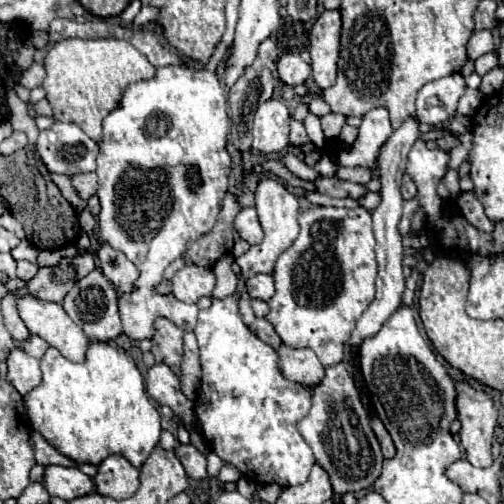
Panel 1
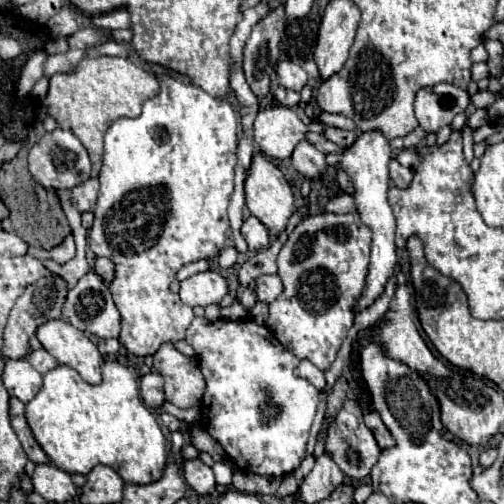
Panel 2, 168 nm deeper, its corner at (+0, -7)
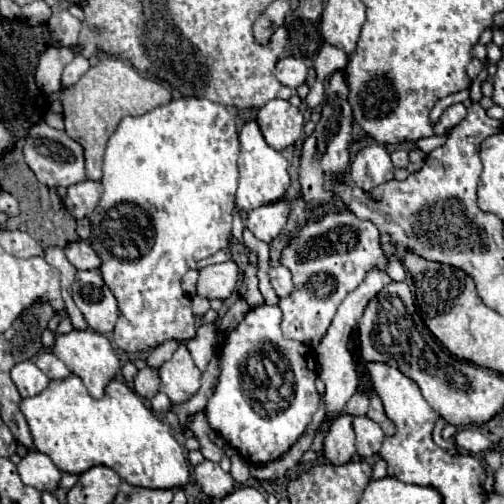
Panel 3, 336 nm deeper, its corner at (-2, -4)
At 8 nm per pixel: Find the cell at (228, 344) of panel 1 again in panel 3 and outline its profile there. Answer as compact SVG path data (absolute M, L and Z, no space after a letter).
M278 306L252 308L246 318L226 336L220 350L220 376L212 398L206 404L206 418L214 432L218 432L248 464L268 464L282 458L290 446L304 434L320 406L316 392L316 362L314 352L296 340L286 340L280 330L282 312Z

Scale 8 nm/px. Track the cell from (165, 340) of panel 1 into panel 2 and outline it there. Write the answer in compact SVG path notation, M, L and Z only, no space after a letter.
M164 343L154 355L154 371L164 377L166 399L180 407L196 407L202 401L206 383L196 361L174 349L172 343Z

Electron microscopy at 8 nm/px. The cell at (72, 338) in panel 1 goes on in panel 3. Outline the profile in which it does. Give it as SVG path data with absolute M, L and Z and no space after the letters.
M72 330L68 334L60 334L56 336L54 340L54 346L52 346L52 354L58 356L72 374L80 376L90 392L90 396L94 398L100 398L104 394L104 386L118 374L120 370L120 360L118 356L112 352L112 346L108 342L106 336L94 332L94 330Z

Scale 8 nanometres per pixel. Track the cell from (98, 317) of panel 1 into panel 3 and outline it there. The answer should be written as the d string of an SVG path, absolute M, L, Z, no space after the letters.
M78 270L72 298L92 330L100 334L110 334L114 330L120 310L110 288L104 284L100 270Z

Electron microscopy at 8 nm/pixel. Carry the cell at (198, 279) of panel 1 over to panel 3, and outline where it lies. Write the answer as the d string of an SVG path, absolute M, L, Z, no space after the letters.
M228 260L200 270L200 276L196 282L196 294L208 300L214 300L214 298L226 300L234 292L236 284L238 284L238 266L236 262Z

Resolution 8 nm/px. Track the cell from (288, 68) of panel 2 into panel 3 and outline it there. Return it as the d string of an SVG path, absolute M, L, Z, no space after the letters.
M288 56L278 60L276 64L276 78L290 88L298 88L300 84L304 84L308 76L308 68L302 60L296 60L296 57Z

